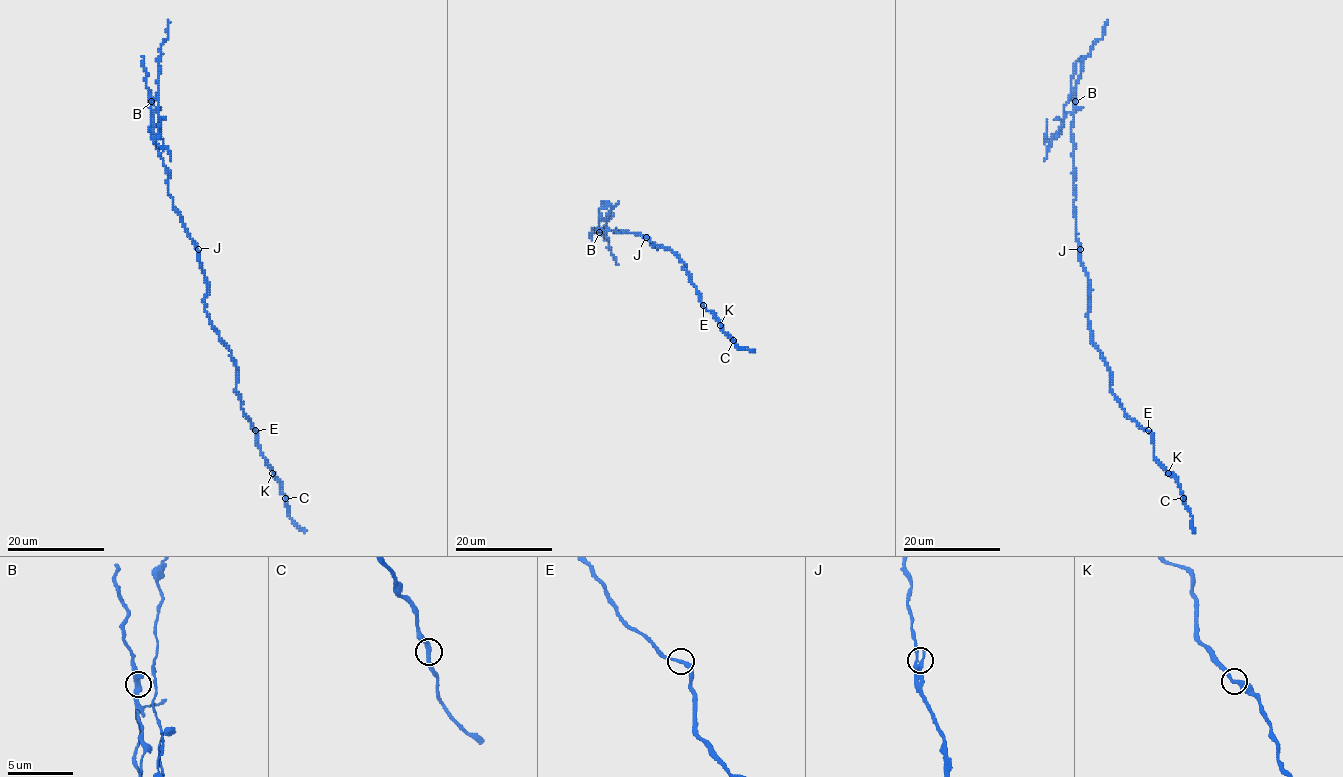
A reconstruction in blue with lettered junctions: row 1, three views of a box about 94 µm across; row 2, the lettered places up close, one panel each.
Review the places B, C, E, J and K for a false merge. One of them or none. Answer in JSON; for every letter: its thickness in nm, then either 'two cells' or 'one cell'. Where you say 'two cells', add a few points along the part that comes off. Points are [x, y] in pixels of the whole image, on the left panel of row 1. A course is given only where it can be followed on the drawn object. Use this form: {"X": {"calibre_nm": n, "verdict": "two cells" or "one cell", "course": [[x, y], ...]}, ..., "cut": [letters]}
{"B": {"calibre_nm": 340, "verdict": "two cells", "course": [[151, 102], [151, 136], [161, 145], [156, 107], [160, 46], [167, 37], [170, 21]]}, "C": {"calibre_nm": 320, "verdict": "one cell"}, "E": {"calibre_nm": 300, "verdict": "one cell"}, "J": {"calibre_nm": 320, "verdict": "one cell"}, "K": {"calibre_nm": 360, "verdict": "one cell"}, "cut": ["B"]}

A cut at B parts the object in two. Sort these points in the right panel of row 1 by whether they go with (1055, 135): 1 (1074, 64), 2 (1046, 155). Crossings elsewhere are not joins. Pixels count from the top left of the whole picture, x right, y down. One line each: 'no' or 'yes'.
1: no
2: yes

